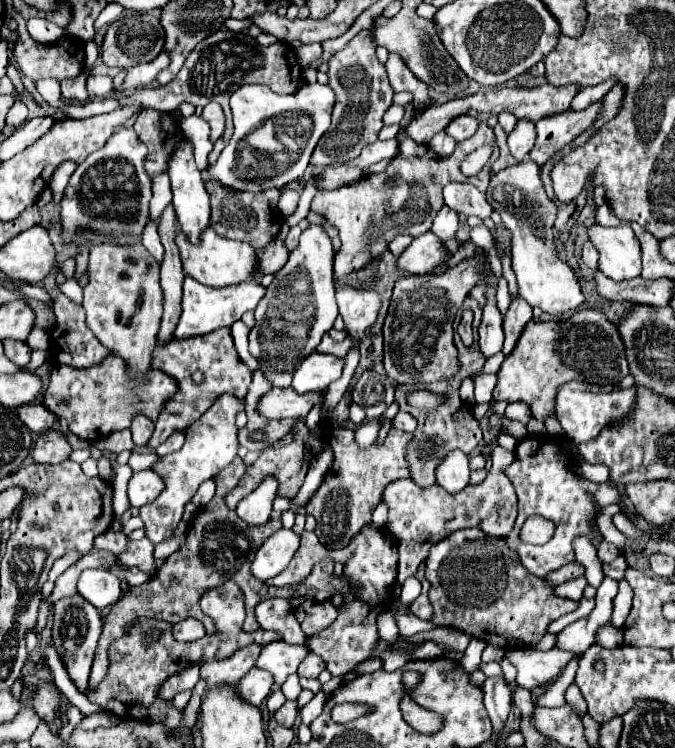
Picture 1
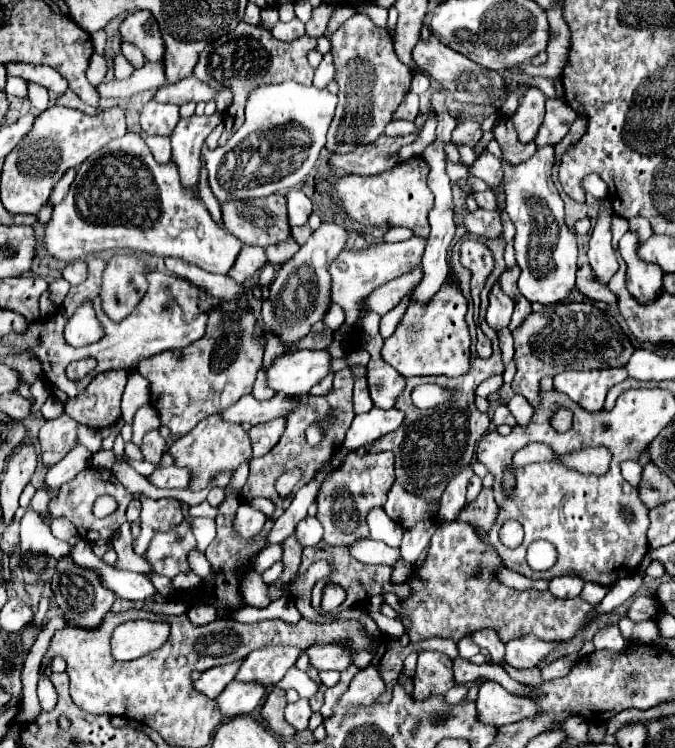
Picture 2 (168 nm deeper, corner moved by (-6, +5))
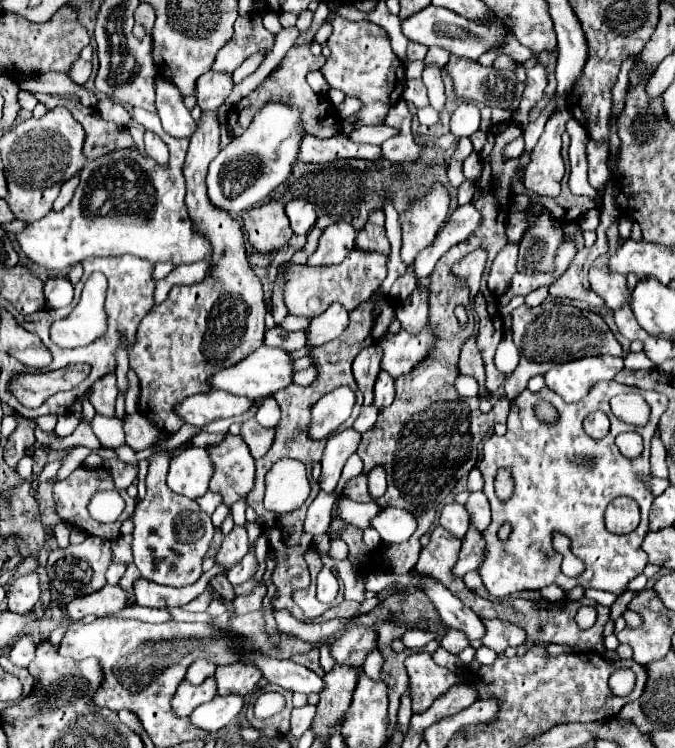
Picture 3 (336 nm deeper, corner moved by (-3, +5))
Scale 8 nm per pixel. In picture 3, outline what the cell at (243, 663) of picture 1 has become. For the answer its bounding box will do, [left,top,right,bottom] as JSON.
[171,677,217,717]

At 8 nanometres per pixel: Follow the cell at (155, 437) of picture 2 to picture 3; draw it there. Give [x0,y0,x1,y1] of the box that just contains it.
[133,451,215,587]

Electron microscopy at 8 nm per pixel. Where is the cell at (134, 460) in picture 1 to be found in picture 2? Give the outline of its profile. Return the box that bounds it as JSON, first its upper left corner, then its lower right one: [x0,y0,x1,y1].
[132,403,160,445]

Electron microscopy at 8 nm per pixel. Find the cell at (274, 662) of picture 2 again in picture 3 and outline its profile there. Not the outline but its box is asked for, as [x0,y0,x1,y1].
[215,663,261,695]

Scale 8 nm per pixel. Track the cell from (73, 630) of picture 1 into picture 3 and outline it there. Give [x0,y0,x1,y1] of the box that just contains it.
[47,535,111,599]

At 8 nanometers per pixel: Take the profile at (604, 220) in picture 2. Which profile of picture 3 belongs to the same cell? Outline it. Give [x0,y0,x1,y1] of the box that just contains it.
[589,255,631,311]

